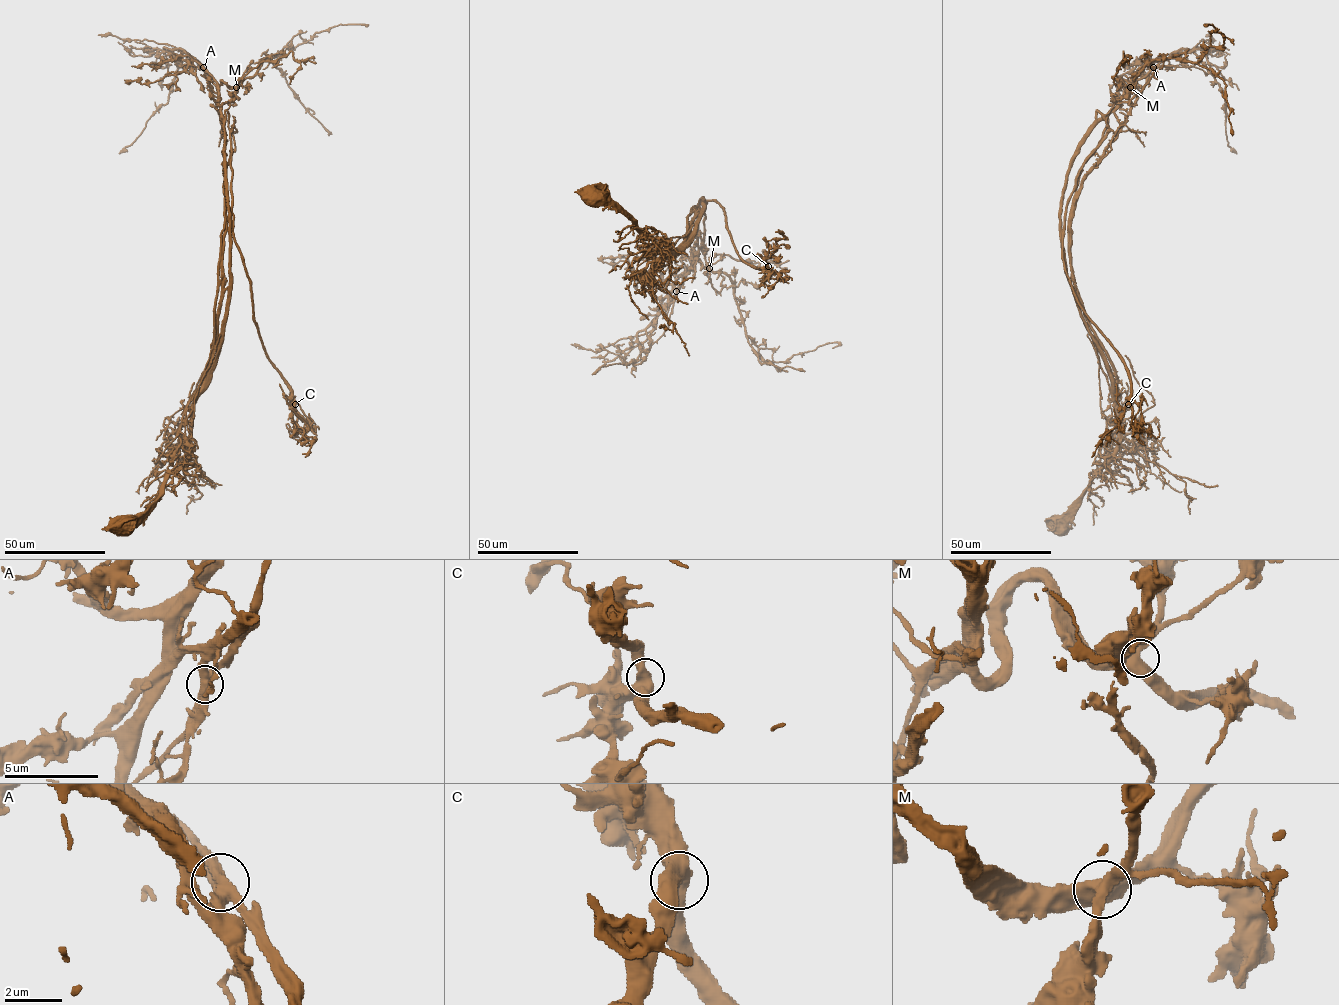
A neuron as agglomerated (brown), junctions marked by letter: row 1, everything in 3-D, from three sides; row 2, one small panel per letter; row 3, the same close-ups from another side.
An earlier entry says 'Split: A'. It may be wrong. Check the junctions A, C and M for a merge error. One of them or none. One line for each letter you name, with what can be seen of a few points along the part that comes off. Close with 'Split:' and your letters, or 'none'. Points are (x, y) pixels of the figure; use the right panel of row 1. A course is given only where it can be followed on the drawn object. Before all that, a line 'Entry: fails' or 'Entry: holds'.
Entry: holds
A: Course of the part to remove: (1154, 67), (1130, 85), (1129, 97)
Split: A

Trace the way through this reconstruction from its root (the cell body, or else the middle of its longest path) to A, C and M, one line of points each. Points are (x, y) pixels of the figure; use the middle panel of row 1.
A: (595, 195), (609, 196), (664, 256), (684, 241), (686, 217), (692, 208), (698, 208), (698, 255), (676, 292)
C: (595, 195), (664, 256), (684, 241), (692, 208), (706, 251), (714, 201), (738, 254), (768, 266)
M: (595, 195), (609, 196), (664, 256), (684, 241), (686, 217), (698, 208), (692, 269), (697, 260), (709, 268)

